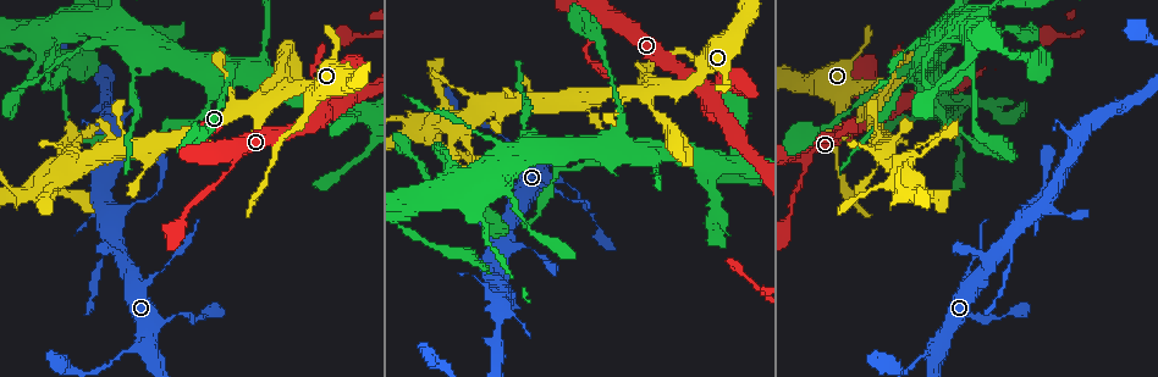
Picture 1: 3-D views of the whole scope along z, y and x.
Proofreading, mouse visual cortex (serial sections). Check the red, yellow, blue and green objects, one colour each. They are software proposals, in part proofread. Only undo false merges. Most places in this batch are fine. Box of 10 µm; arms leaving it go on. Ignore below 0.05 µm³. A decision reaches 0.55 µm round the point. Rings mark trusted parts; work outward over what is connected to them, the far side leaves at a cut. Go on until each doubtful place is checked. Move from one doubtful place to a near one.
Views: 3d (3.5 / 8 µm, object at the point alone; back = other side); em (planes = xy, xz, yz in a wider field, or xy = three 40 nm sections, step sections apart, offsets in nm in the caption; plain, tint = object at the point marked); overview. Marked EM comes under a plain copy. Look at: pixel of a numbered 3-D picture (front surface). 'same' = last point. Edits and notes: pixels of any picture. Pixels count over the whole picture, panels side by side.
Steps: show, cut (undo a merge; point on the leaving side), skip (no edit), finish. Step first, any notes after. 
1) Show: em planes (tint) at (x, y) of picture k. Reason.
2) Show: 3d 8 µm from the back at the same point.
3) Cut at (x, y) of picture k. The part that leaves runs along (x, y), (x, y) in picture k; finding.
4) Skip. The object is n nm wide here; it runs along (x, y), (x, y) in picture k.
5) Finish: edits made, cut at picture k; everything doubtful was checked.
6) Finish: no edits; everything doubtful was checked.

Show: 3d 3.5 µm at (698, 57) of picture 1. Sudden change in width.

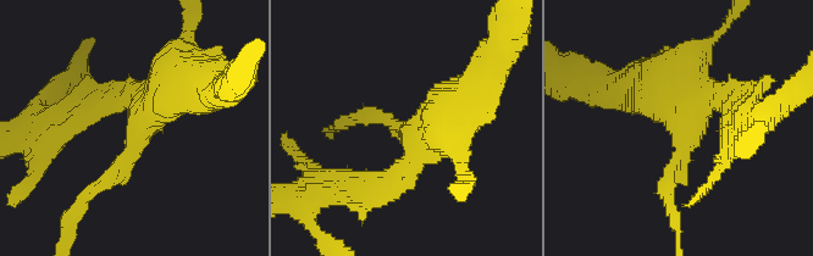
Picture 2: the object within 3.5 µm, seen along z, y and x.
Show: em planes (tint) at (133, 145) of picture 2. The arms are 200, 450 nm wide.

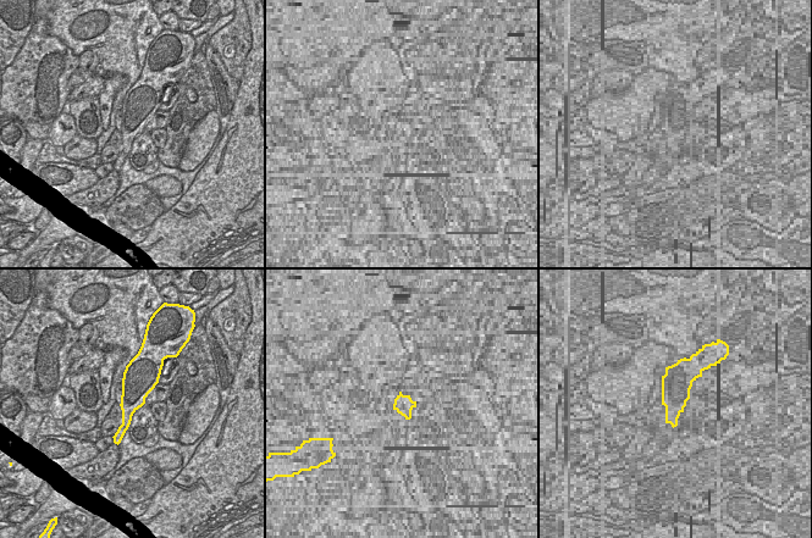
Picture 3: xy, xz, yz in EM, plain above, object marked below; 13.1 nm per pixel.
Cut at (104, 181) of picture 2. The part that leaves runs along (134, 148), (64, 222), (64, 238) in picture 2; a second cell is stuck on.

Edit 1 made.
Show: overview. See it whole again.

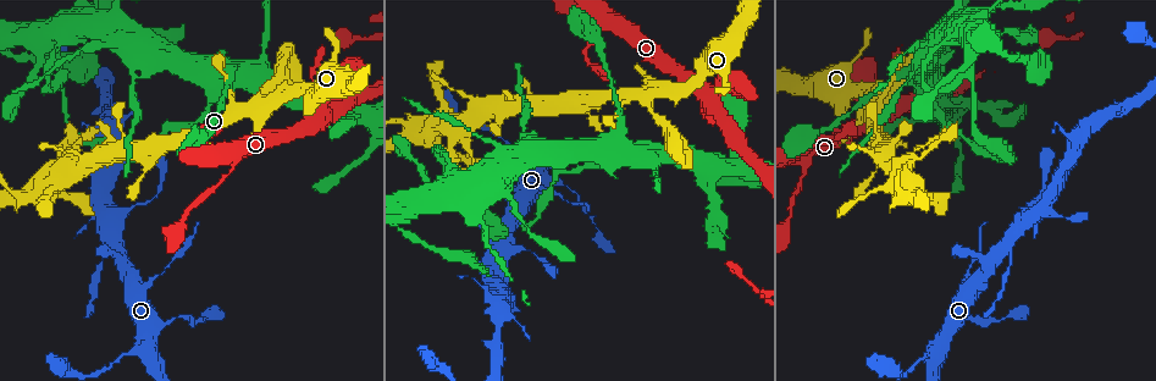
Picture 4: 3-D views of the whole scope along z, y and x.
Show: 3d 3.5 µm at (608, 146) of picture 4. Abrupt turn.

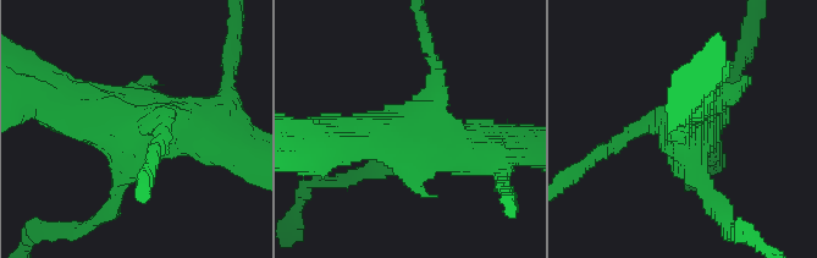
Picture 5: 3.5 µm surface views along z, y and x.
Show: em xy step 1 (tint) at (408, 128) of picture 5.

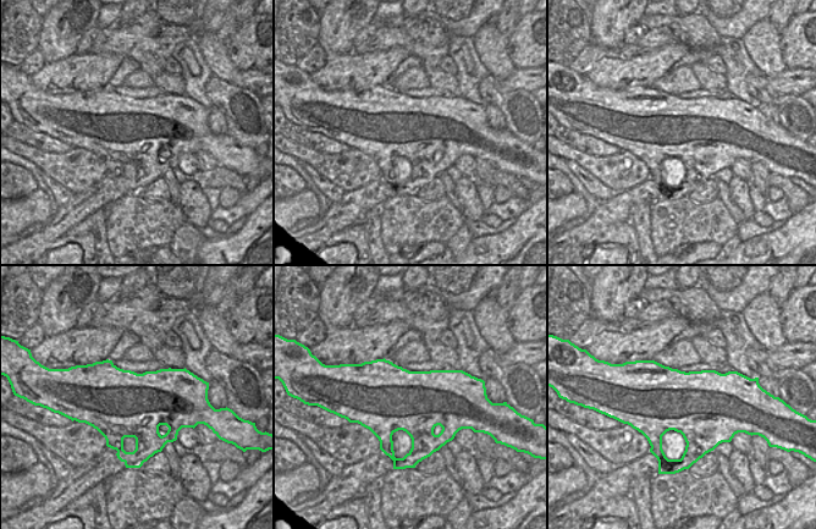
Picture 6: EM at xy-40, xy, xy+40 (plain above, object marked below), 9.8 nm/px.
Show: em xy step 2 (tint) at the same point. Another direction.

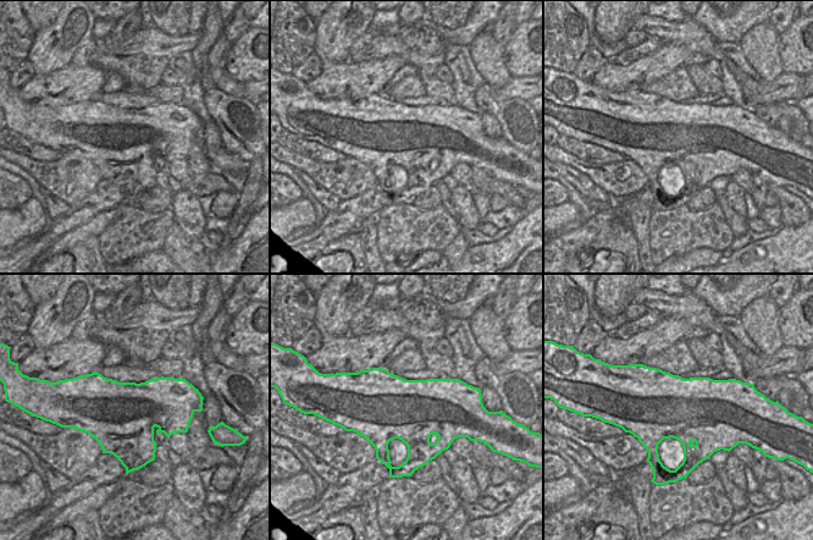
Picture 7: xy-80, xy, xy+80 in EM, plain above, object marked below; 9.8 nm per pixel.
Skip. It runs along (432, 65), (418, 127), (331, 140) in picture 5; all the same cell.

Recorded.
Show: 3d 3.5 µm at (525, 125) of picture 4. Thin neck.

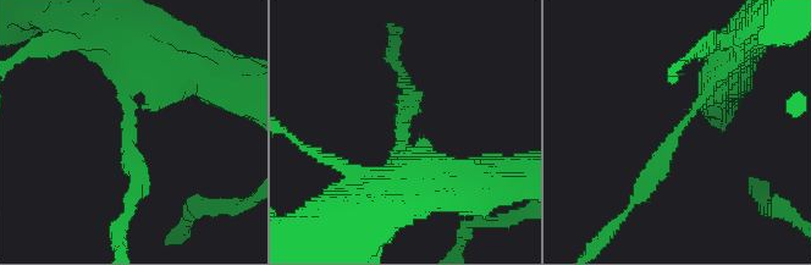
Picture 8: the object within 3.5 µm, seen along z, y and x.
Show: em xy step 2 (tint) at (683, 123) of picture 8. The arms are 250, 350 nm wide; shape alone is not enough.

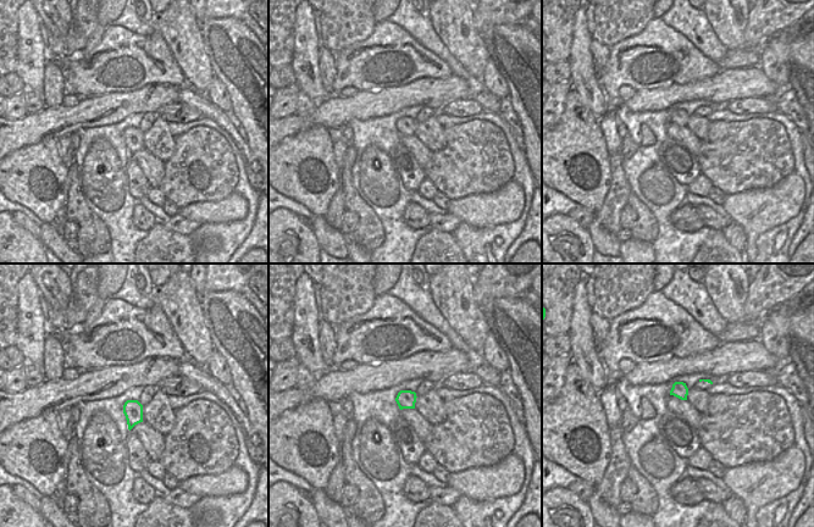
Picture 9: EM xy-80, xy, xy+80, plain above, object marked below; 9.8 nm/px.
Skip. The object is 190 nm wide here; it runs along (734, 53), (715, 71), (640, 192) in picture 8; all the same cell.

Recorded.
Finish: edits made, cut at picture 2; everything doubtful was checked.

